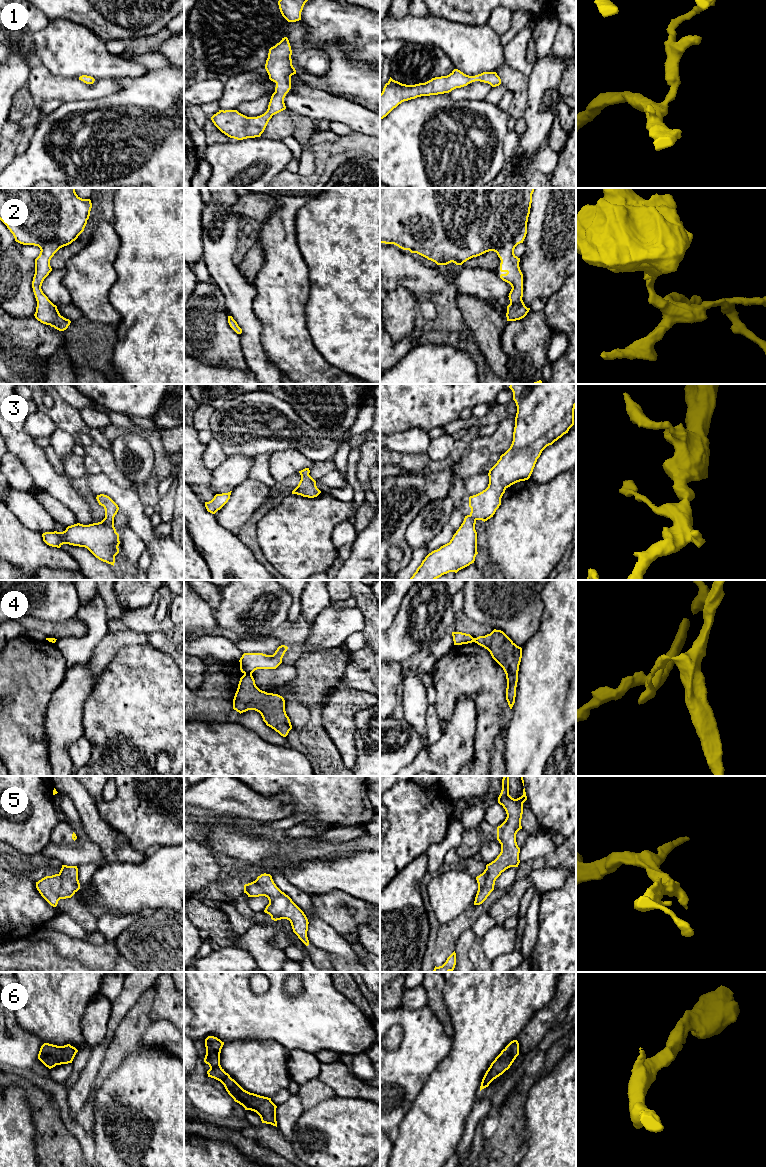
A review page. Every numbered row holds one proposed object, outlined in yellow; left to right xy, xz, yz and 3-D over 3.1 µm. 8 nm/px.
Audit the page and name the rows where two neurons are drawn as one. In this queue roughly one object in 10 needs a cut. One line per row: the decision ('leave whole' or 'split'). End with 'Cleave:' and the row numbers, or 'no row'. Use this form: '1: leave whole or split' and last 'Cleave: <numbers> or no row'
1: leave whole
2: leave whole
3: leave whole
4: split
5: leave whole
6: leave whole
Cleave: 4

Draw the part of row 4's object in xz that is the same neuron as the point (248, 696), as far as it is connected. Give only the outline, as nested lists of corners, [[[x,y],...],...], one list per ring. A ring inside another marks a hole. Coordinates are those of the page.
[[[244,674],[239,681],[233,699],[233,709],[240,714],[248,710],[259,712],[267,726],[281,736],[286,737],[292,729],[285,711],[285,700],[282,696],[260,690],[252,674]]]

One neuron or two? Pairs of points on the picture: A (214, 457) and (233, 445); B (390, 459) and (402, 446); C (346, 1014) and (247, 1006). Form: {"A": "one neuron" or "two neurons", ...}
{"A": "two neurons", "B": "two neurons", "C": "one neuron"}

